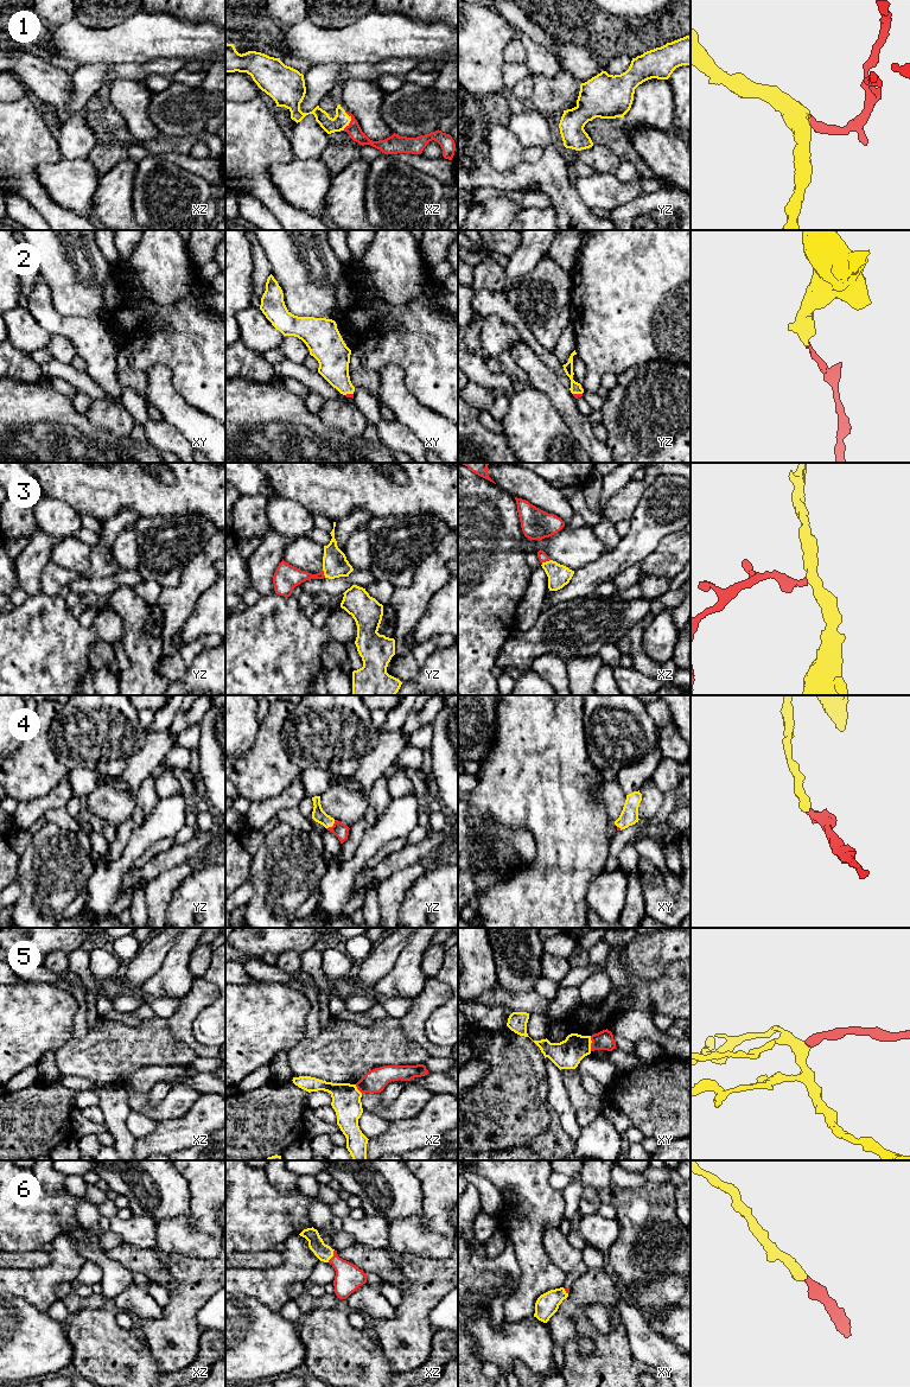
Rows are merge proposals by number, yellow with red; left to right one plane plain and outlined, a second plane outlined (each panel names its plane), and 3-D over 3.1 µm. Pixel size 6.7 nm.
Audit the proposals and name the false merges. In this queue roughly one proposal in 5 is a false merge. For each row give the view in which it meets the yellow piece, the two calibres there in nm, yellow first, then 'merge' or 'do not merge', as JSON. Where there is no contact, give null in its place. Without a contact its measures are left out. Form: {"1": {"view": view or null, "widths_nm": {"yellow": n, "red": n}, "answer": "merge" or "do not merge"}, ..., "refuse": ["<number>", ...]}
{"1": {"view": "xz", "widths_nm": {"yellow": 100, "red": 90}, "answer": "merge"}, "2": {"view": "yz", "widths_nm": {"yellow": 80, "red": 30}, "answer": "merge"}, "3": {"view": "xz", "widths_nm": {"yellow": 150, "red": 70}, "answer": "merge"}, "4": {"view": "yz", "widths_nm": {"yellow": 90, "red": 100}, "answer": "merge"}, "5": {"view": "xy", "widths_nm": {"yellow": 190, "red": 130}, "answer": "do not merge"}, "6": {"view": "xz", "widths_nm": {"yellow": 110, "red": 180}, "answer": "merge"}, "refuse": ["5"]}

